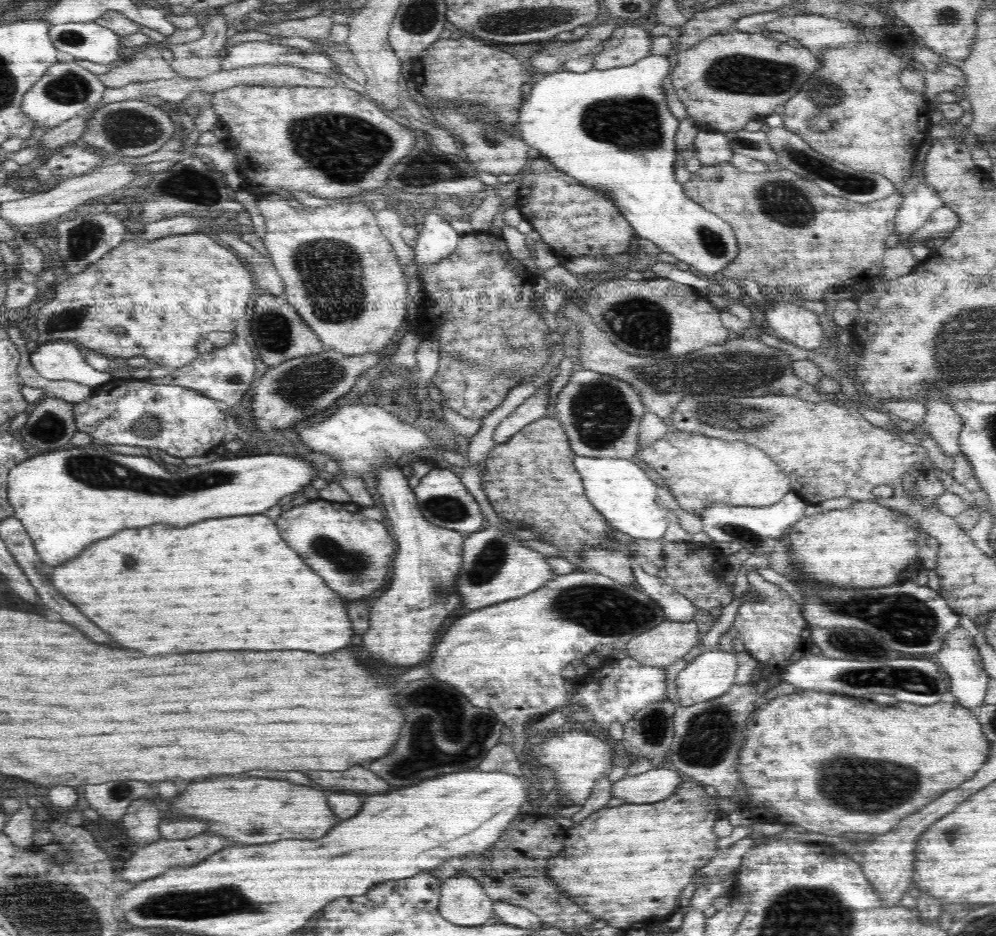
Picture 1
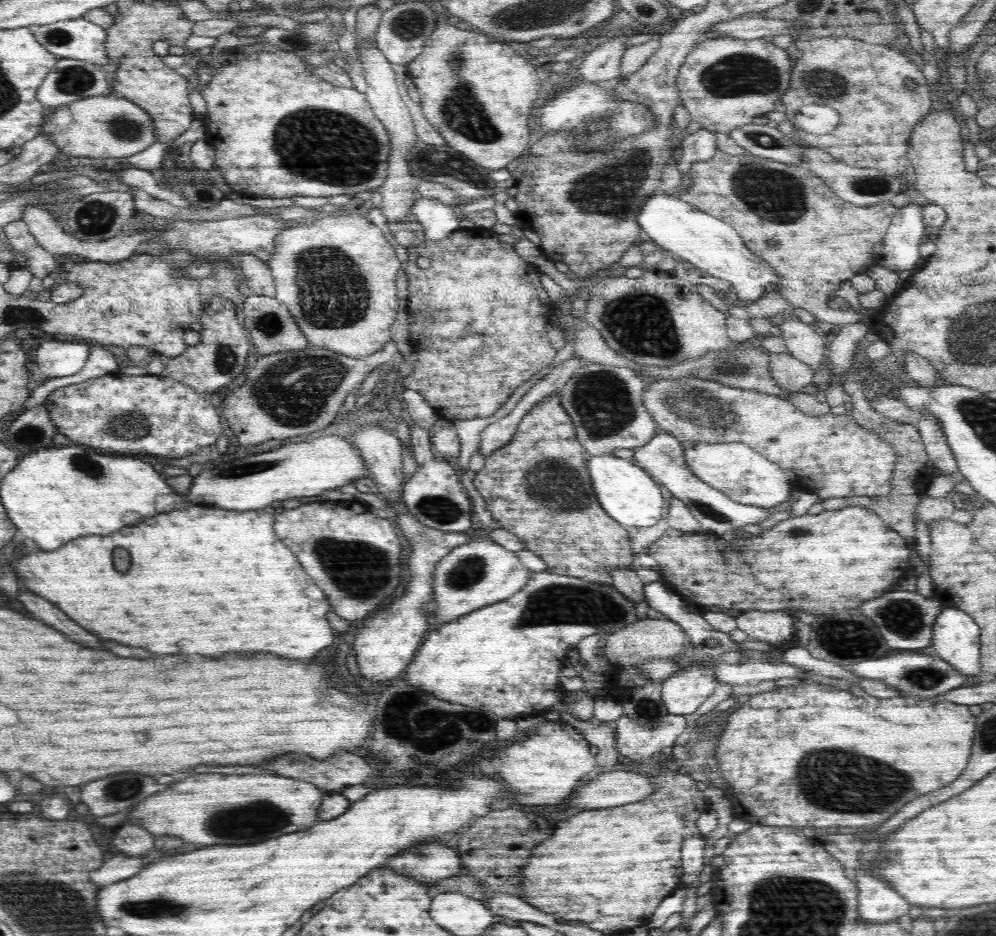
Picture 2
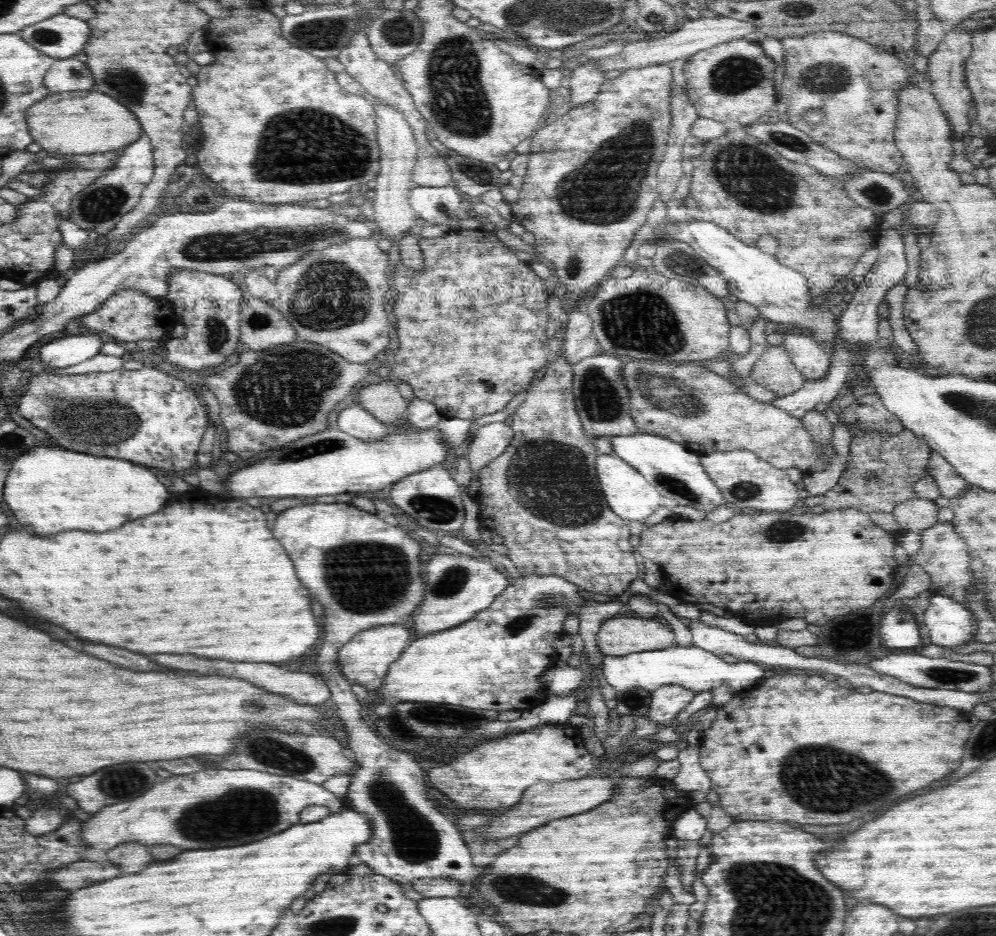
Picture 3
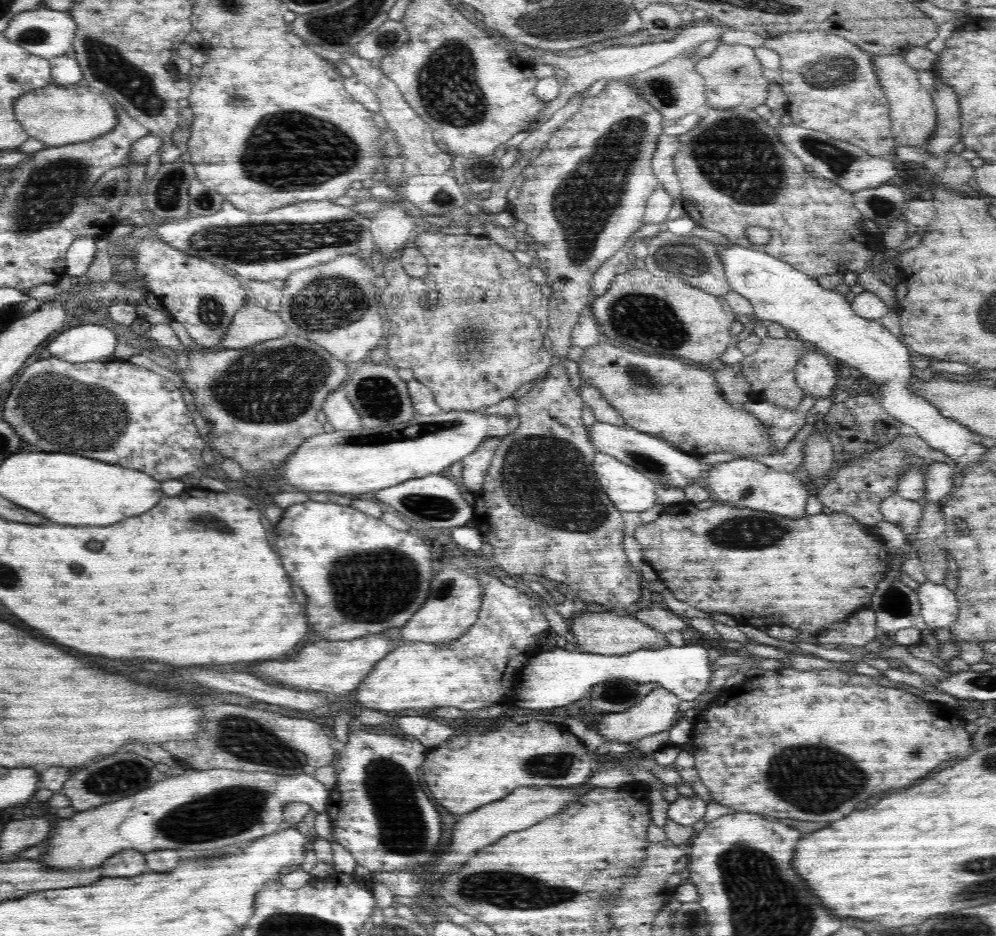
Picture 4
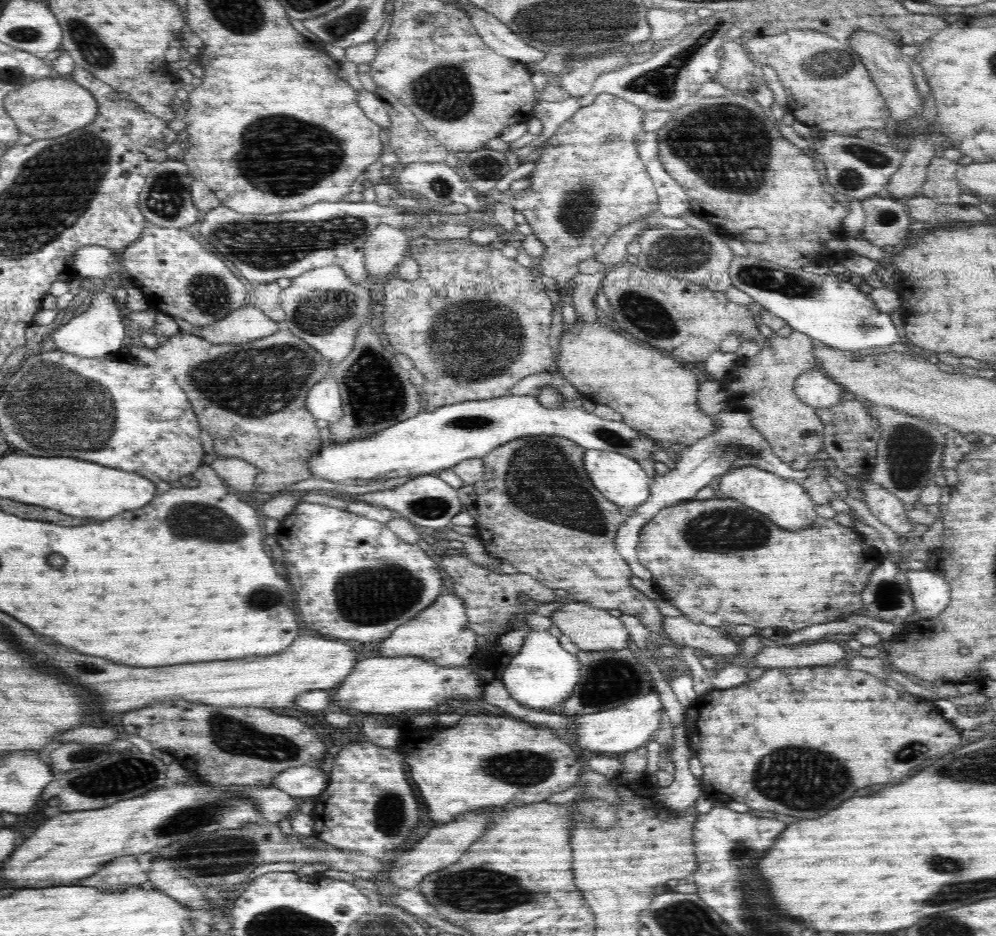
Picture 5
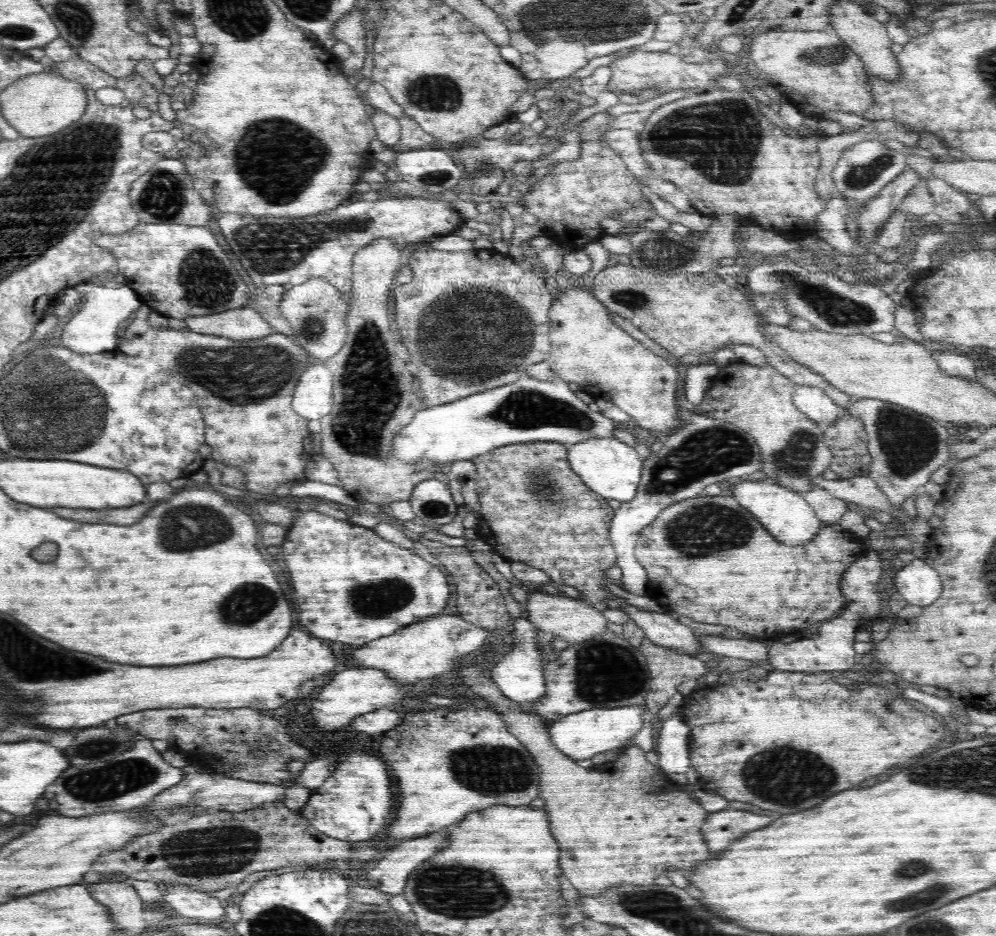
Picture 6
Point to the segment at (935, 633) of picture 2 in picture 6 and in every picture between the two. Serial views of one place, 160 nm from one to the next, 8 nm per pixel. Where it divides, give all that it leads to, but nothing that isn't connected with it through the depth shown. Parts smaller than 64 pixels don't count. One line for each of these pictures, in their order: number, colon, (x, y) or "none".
3: (949, 623)
4: (939, 607)
5: (931, 594)
6: (918, 583)

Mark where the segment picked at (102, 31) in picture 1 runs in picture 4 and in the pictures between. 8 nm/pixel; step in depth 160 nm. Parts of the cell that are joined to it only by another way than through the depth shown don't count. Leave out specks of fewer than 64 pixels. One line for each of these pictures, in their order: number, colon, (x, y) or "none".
2: (80, 39)
3: (62, 36)
4: (44, 32)

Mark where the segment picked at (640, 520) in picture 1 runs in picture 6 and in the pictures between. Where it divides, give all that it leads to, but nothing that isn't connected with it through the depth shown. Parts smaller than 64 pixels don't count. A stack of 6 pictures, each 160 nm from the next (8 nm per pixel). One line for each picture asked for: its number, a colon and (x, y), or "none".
2: (626, 492)
3: (628, 493)
4: (629, 490)
5: (622, 480)
6: (613, 469)

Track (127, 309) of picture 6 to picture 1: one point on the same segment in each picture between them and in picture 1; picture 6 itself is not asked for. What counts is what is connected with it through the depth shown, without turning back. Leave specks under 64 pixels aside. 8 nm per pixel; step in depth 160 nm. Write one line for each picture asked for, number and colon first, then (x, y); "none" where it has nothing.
1: (55, 360)
2: (56, 358)
3: (60, 353)
4: (84, 343)
5: (98, 331)

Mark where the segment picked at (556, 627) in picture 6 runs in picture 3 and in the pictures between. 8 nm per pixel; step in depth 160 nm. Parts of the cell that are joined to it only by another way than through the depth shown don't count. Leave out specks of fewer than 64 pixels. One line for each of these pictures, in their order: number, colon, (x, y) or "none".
3: (618, 636)
4: (602, 632)
5: (590, 628)

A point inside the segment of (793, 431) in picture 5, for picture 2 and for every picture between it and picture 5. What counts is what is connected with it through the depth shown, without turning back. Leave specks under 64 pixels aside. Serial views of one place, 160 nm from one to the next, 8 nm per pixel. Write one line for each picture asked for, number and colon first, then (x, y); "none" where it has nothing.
2: (789, 373)
3: (774, 370)
4: (770, 369)

